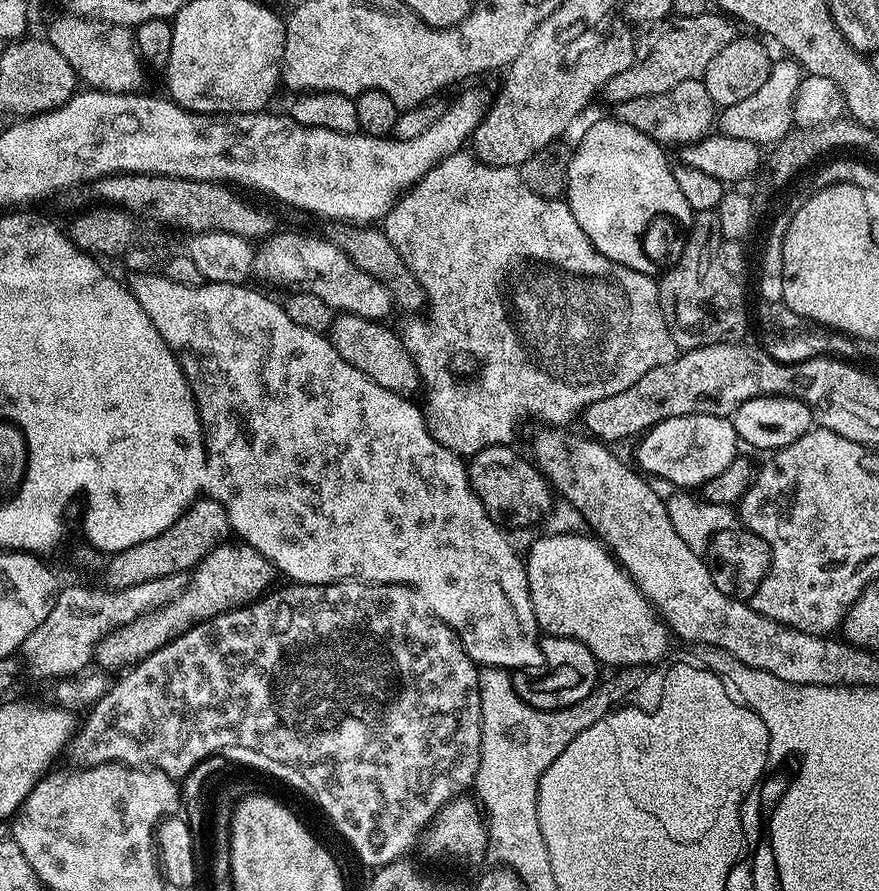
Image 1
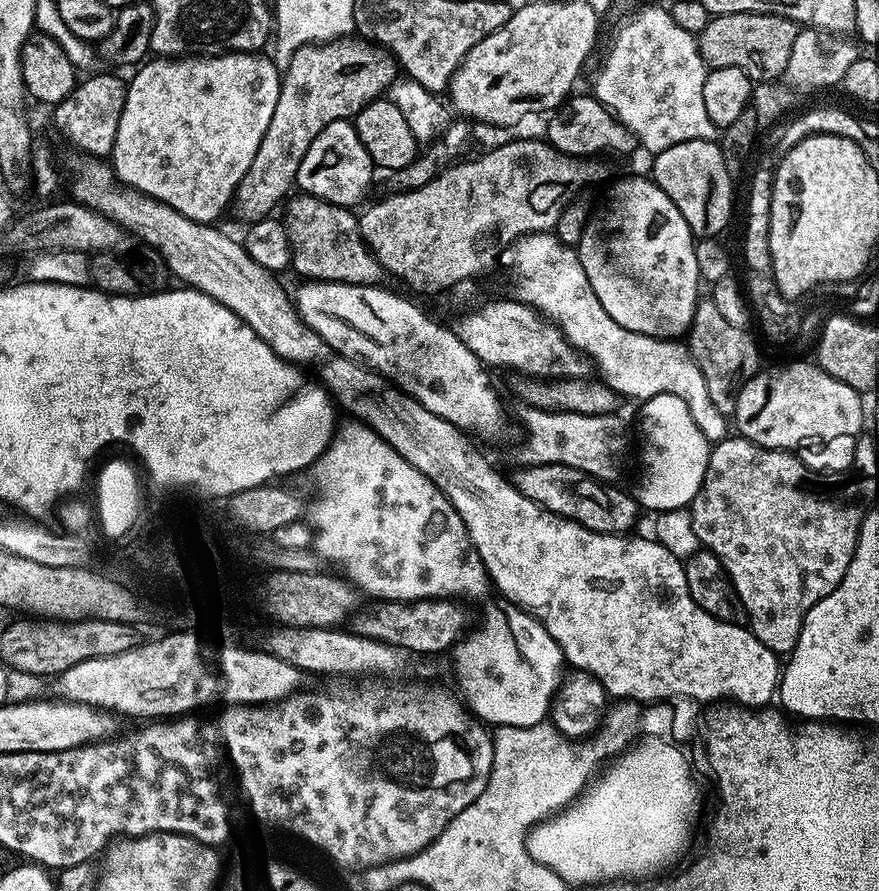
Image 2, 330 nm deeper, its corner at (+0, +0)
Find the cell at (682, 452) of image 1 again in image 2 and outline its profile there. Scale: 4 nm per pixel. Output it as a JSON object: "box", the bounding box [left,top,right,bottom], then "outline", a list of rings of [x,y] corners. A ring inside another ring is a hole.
{"box":[634,394,710,514],"outline":[[[658,394],[654,398],[643,401],[640,408],[640,477],[636,480],[634,495],[641,509],[649,508],[652,514],[659,514],[675,508],[688,508],[698,490],[704,486],[704,475],[708,469],[708,453],[710,441],[698,430],[694,418],[690,418],[690,410],[682,398],[674,398],[674,394]]]}

